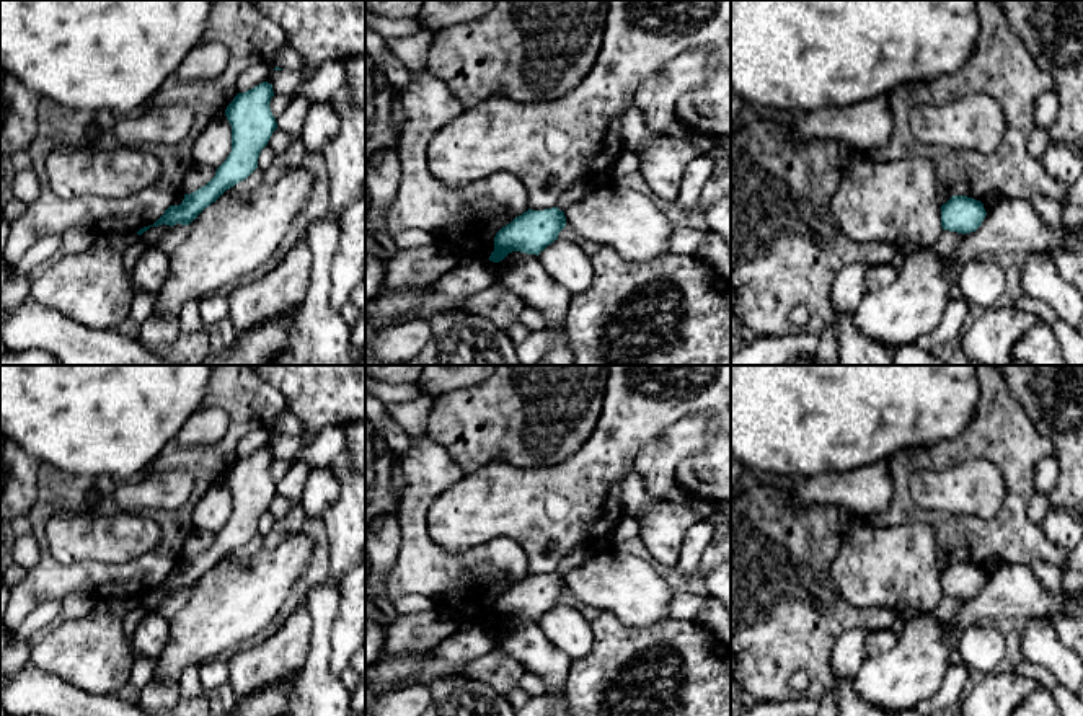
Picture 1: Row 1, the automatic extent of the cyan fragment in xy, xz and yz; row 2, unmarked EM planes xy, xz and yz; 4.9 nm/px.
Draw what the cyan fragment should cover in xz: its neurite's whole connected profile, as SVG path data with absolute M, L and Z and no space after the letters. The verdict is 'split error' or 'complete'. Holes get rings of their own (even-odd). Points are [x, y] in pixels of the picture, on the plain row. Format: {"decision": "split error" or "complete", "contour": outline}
{"decision": "complete", "contour": "M558 572L545 576L528 574L496 599L494 617L489 626L499 628L512 617L538 621L548 610L558 605L564 592L566 582Z"}

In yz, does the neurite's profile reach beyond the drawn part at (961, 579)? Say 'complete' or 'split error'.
complete

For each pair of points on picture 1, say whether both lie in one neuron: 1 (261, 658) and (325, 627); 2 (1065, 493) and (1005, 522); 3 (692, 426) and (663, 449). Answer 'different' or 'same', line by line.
1: different
2: different
3: same

